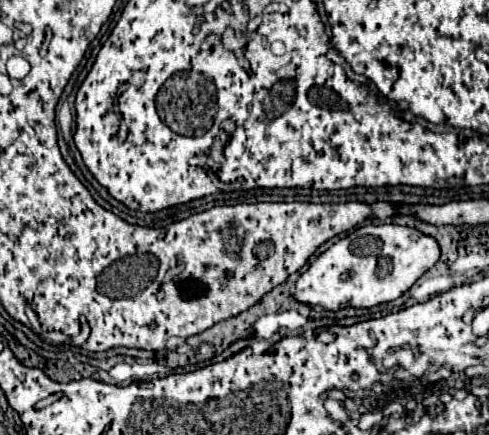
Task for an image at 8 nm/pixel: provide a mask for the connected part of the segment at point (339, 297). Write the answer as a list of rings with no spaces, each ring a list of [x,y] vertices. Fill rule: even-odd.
[[[367,224],[361,228],[351,230],[347,236],[337,240],[329,250],[325,250],[297,280],[293,296],[299,302],[309,306],[323,306],[325,310],[339,310],[339,308],[371,308],[383,302],[391,302],[407,292],[417,278],[421,278],[433,264],[439,260],[439,244],[435,238],[421,234],[415,228],[397,226],[397,224]]]

